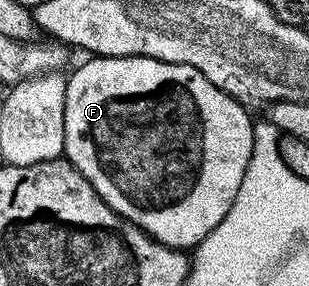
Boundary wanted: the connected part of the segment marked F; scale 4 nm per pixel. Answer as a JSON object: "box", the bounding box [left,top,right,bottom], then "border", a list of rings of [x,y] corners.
{"box":[64,57,254,249],"border":[[[92,57],[89,63],[84,63],[71,76],[67,76],[66,97],[64,98],[64,155],[68,162],[73,163],[94,185],[94,189],[110,205],[114,213],[118,213],[127,221],[142,229],[151,239],[156,239],[162,245],[177,249],[195,249],[200,242],[215,229],[230,213],[230,205],[234,205],[234,197],[238,197],[238,189],[242,189],[242,177],[246,177],[246,169],[252,156],[252,129],[254,119],[251,119],[244,104],[231,99],[218,85],[206,78],[198,69],[185,63],[164,63],[160,59],[133,57],[131,59],[113,59],[111,57]]]}

